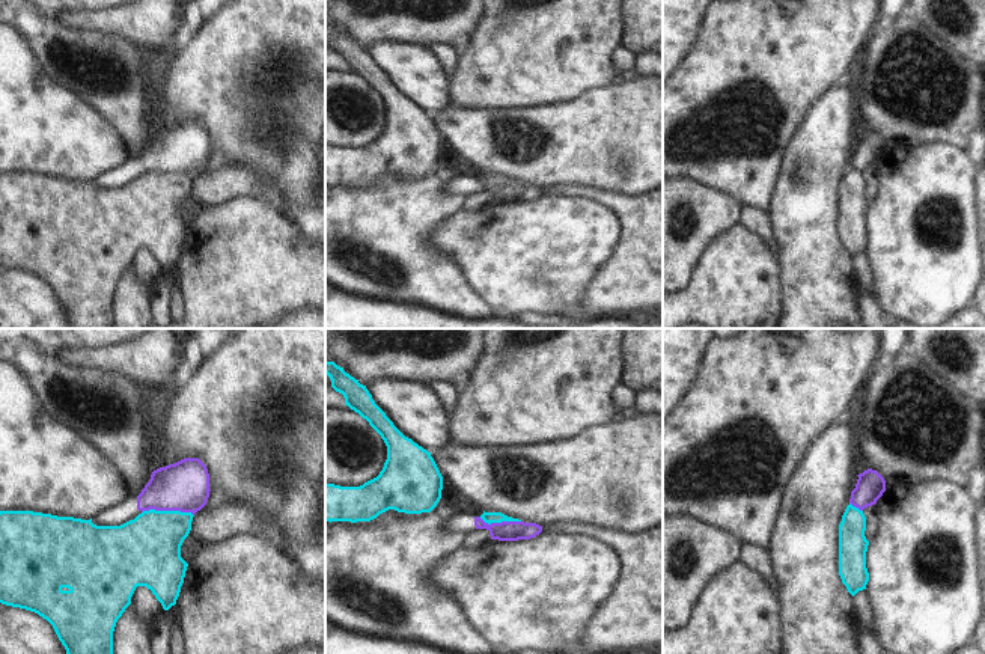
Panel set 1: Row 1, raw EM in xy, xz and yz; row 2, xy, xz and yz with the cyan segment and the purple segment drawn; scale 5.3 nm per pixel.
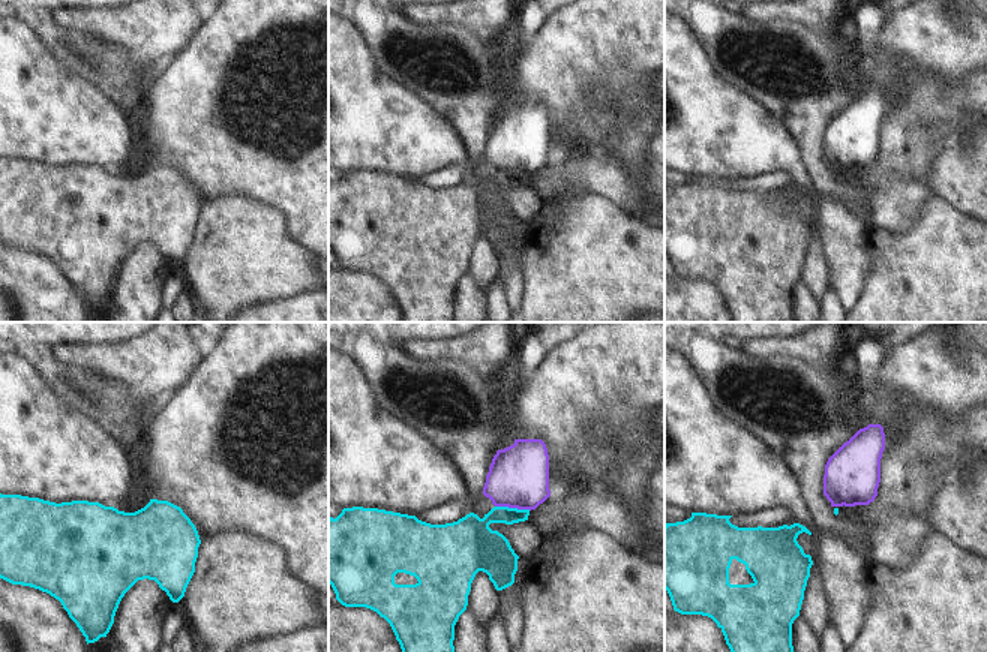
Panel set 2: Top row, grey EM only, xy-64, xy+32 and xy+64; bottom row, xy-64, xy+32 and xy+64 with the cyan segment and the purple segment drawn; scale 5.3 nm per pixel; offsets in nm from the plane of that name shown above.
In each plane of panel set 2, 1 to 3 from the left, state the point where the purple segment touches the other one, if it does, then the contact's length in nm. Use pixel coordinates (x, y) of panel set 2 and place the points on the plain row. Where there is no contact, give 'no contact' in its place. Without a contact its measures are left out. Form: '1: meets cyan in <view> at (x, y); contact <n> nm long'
1: no contact
2: meets cyan in xy+32 at (513, 173); contact 190 nm long
3: no contact

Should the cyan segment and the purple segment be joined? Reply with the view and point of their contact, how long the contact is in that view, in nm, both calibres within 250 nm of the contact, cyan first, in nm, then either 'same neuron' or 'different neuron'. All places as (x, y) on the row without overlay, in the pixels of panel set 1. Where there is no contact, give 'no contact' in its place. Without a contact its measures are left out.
contact xy (167, 174); length 280 nm; calibres 360 and 260 nm; different neuron

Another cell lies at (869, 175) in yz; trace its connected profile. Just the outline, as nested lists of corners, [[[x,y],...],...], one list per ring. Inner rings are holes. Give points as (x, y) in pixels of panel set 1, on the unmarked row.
[[[875,167],[865,170],[863,176],[866,179],[865,199],[868,203],[871,203],[878,193],[878,179],[877,179],[877,173],[875,173]]]

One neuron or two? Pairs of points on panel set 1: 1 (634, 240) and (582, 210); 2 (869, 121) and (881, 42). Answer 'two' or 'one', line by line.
1: two
2: one

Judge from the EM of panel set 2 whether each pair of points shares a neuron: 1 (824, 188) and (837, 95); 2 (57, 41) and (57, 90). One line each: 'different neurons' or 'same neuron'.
1: same neuron
2: different neurons

